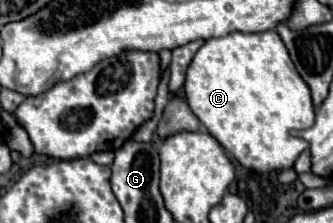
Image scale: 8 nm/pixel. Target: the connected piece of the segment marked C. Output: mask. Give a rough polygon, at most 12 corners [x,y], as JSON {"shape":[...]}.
{"shape":[[275,30],[209,38],[185,98],[245,168],[293,168],[311,88]]}

